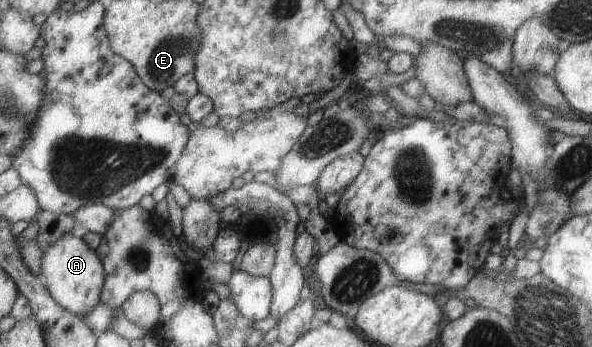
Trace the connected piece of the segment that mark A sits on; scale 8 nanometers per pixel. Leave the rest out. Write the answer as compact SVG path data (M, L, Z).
M81 232L66 233L43 251L40 279L51 297L62 308L83 319L94 305L100 302L104 284L104 267L96 251L85 243Z

